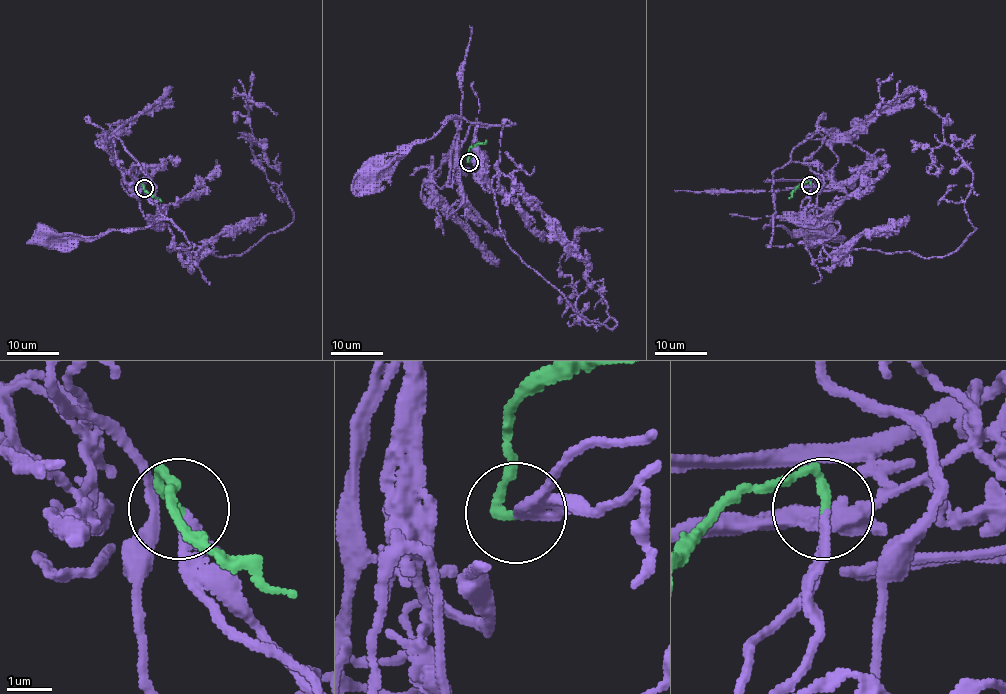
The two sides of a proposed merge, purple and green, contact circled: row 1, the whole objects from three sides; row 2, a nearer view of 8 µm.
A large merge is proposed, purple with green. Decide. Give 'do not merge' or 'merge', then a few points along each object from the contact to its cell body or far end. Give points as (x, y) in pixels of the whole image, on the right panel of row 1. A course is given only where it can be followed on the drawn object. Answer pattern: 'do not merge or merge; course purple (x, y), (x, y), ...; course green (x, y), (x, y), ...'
merge; course purple (811, 185), (811, 205), (824, 219), (817, 173), (791, 161), (774, 171), (765, 225), (820, 232); course green (811, 185), (809, 181), (799, 185), (788, 198)

